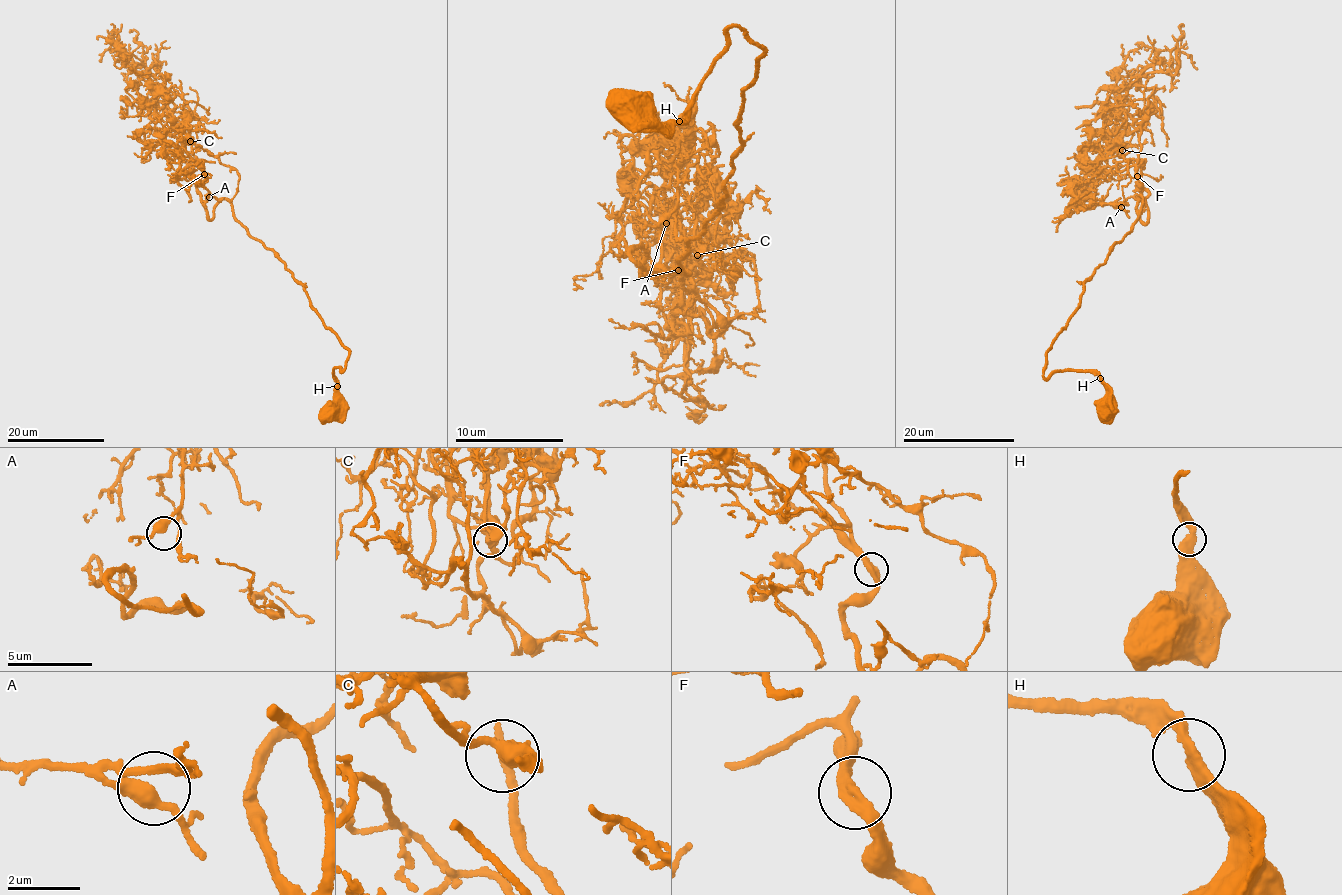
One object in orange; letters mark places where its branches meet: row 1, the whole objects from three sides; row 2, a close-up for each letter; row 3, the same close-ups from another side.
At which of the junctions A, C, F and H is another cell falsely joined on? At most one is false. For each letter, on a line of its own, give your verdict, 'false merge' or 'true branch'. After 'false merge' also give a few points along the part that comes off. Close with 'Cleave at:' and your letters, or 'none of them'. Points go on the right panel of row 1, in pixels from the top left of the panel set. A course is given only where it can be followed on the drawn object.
A: true branch
C: true branch
F: true branch
H: true branch
Cleave at: none of them

